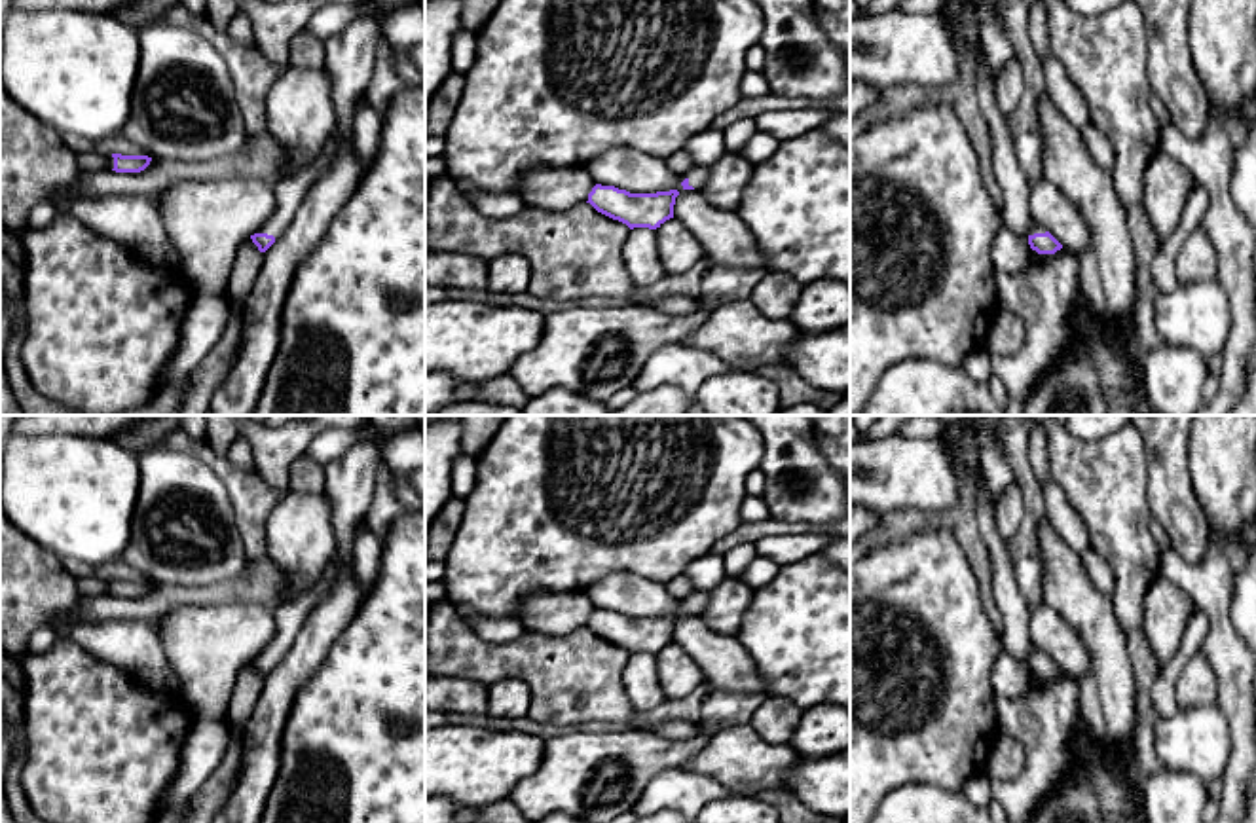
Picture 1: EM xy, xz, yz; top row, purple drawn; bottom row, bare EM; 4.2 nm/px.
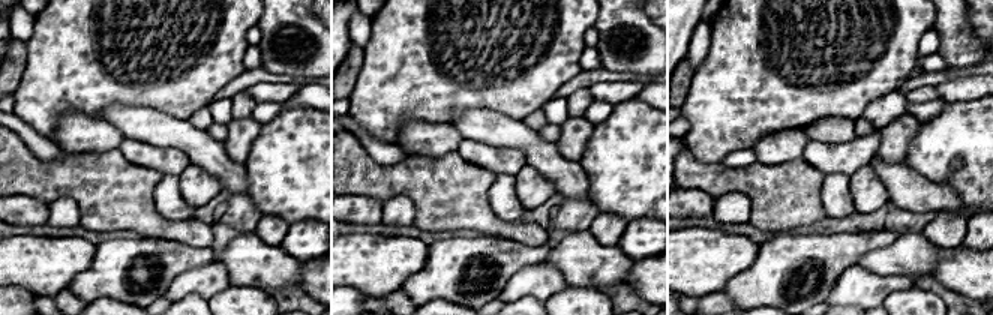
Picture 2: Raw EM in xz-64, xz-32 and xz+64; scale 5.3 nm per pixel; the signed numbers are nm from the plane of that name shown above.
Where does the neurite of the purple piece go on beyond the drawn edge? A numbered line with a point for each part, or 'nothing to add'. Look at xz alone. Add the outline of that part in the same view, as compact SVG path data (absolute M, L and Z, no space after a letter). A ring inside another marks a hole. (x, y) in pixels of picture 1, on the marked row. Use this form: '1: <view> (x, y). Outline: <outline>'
1: xz (699, 175). Outline: M694 165L691 171L687 171L681 176L681 182L685 178L689 180L689 186L693 186L694 190L702 190L706 186L706 182L710 180L710 169L702 167L702 165Z

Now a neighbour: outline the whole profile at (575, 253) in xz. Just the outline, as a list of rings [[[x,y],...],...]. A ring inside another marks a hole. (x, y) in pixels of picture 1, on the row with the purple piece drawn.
[[[448,176],[425,184],[427,250],[469,252],[486,262],[503,254],[529,260],[527,292],[539,300],[620,298],[632,303],[639,286],[622,262],[630,228],[598,212],[590,203],[565,210],[526,207],[520,214],[493,220]]]

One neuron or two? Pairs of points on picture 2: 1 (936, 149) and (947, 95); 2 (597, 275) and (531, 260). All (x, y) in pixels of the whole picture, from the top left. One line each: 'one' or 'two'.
1: two
2: two

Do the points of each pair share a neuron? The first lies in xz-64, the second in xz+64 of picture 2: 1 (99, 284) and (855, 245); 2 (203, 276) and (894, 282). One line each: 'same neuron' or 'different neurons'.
1: same neuron
2: same neuron

